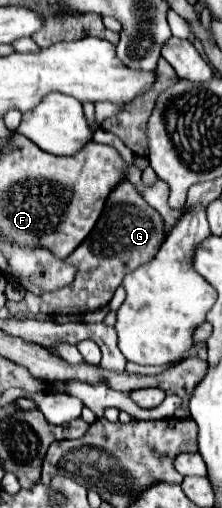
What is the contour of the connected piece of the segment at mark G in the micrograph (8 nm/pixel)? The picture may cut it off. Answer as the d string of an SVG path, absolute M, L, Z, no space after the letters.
M121 182L115 192L111 192L105 210L93 230L93 234L67 258L75 264L79 274L71 286L55 290L41 296L41 312L45 314L87 314L103 308L111 302L117 286L127 272L141 264L147 264L161 244L165 242L165 226L161 214L151 208L139 190L131 182Z

